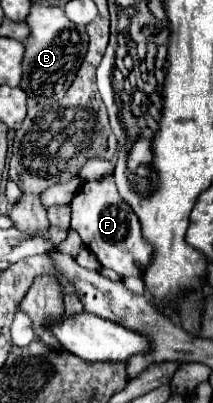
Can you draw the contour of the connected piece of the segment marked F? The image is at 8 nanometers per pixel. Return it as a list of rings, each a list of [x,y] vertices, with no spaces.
[[[112,176],[102,180],[86,182],[70,202],[72,228],[80,234],[82,242],[98,258],[104,268],[114,270],[122,278],[140,276],[144,266],[150,262],[150,246],[142,240],[138,218],[132,208],[120,198]]]

